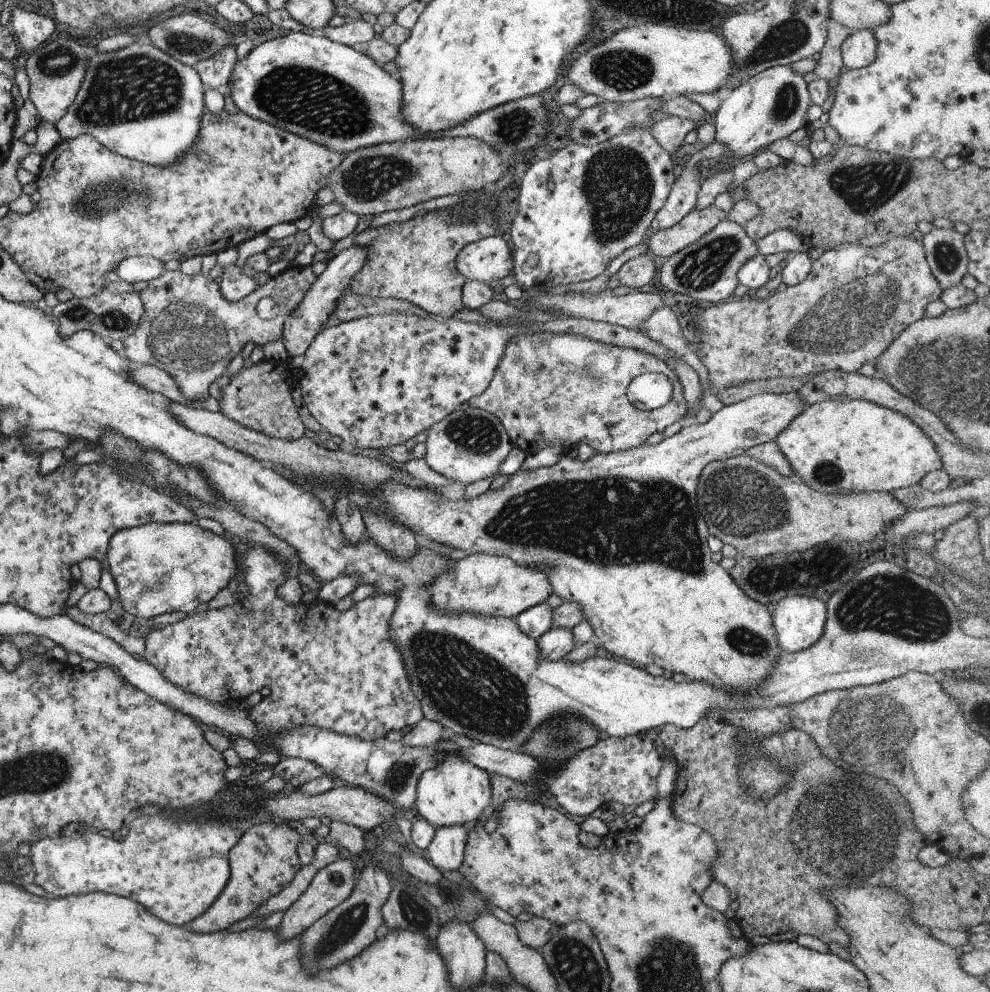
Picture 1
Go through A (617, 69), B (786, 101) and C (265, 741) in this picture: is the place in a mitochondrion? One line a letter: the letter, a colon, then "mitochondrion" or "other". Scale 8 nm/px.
A: mitochondrion
B: mitochondrion
C: other

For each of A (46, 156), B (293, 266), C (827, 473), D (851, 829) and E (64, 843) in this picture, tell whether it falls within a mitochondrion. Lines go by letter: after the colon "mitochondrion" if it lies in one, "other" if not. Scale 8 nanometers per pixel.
A: other
B: other
C: mitochondrion
D: mitochondrion
E: other

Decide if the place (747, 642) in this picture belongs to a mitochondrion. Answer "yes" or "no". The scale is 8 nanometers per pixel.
yes

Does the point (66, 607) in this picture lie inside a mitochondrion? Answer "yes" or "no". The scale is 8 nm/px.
no

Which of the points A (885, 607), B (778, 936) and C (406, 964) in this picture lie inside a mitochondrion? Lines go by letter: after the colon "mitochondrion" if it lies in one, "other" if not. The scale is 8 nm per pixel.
A: mitochondrion
B: other
C: other

